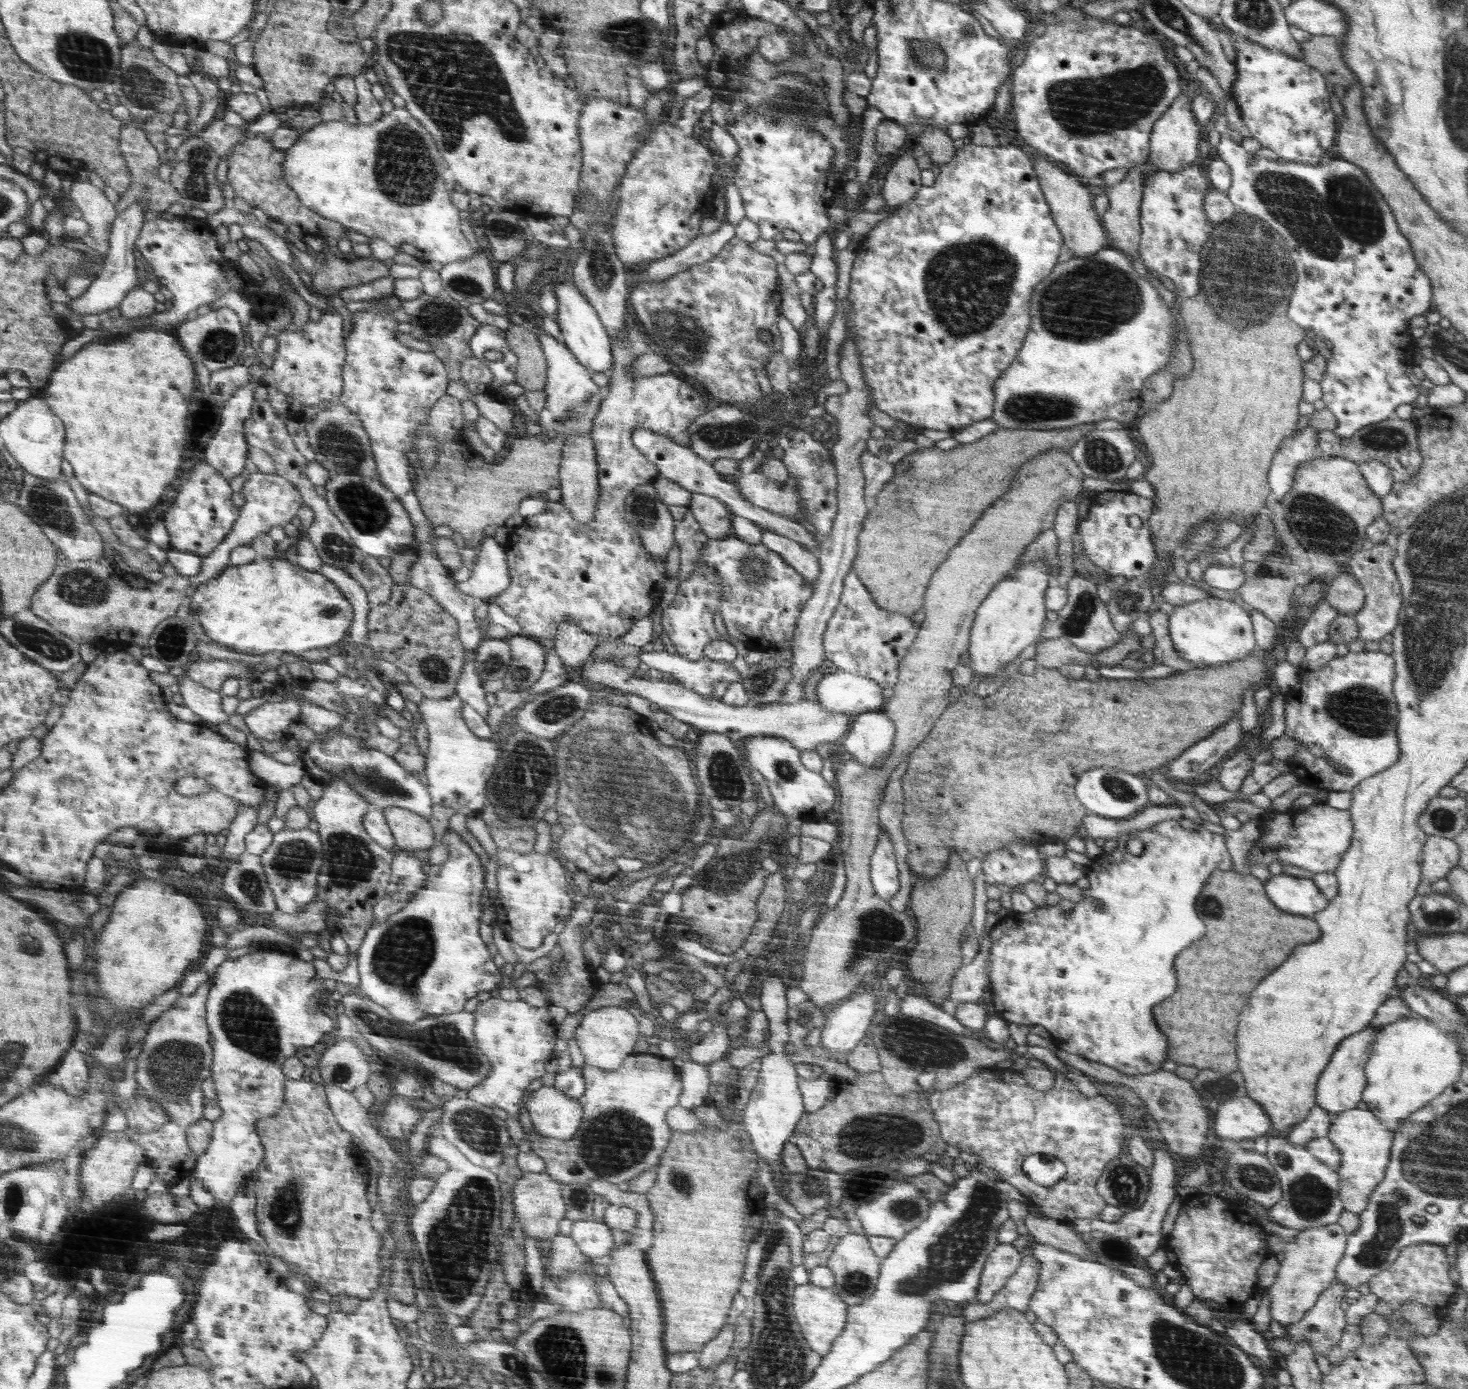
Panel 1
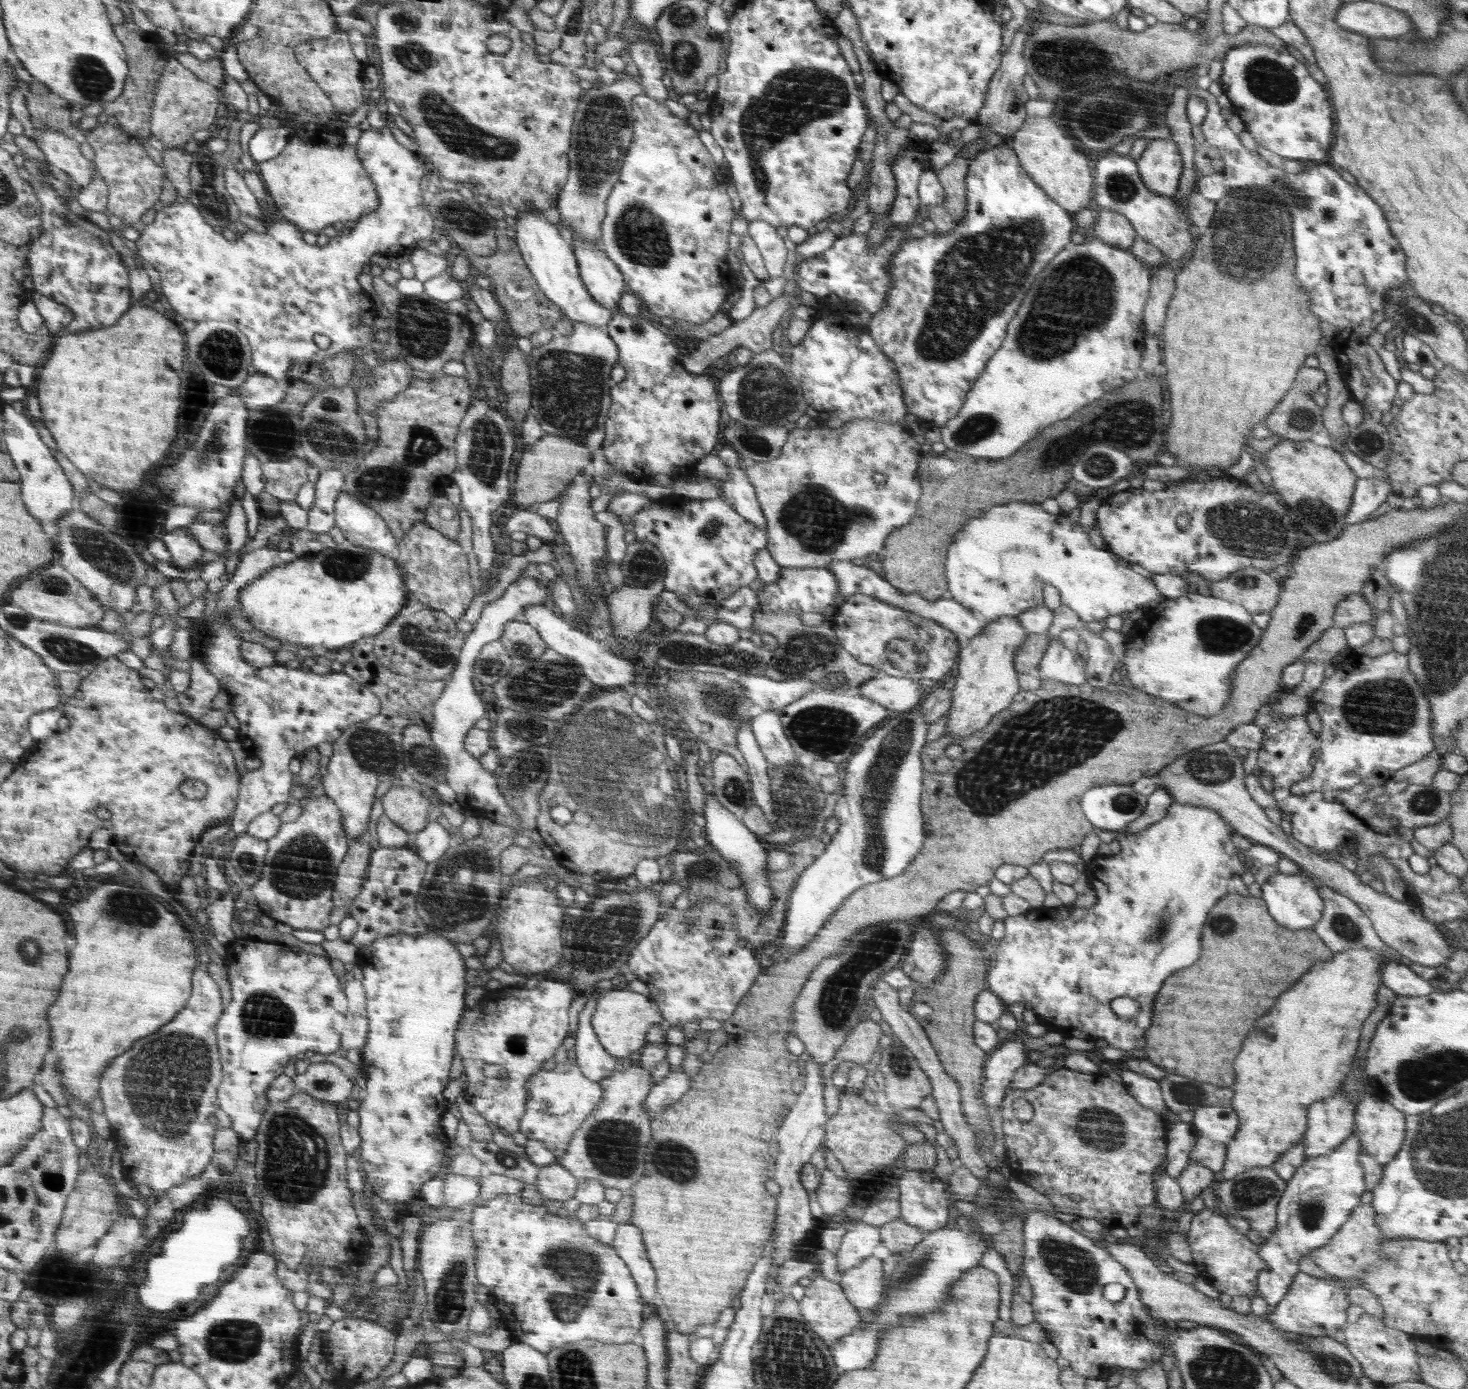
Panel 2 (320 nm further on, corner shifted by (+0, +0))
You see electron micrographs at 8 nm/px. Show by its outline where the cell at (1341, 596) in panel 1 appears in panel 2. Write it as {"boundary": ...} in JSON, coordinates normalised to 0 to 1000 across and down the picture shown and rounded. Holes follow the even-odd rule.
{"boundary":[[[922,427],[910,436],[908,447],[909,451],[916,453],[924,449],[934,448],[935,444],[934,435],[926,427]]]}

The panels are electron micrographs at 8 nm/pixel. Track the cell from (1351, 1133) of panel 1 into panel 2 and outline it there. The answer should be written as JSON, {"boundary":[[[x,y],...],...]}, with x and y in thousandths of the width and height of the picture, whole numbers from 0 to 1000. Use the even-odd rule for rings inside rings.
{"boundary":[[[937,789],[928,790],[923,798],[923,814],[927,826],[943,839],[948,837],[957,820],[957,802]]]}

